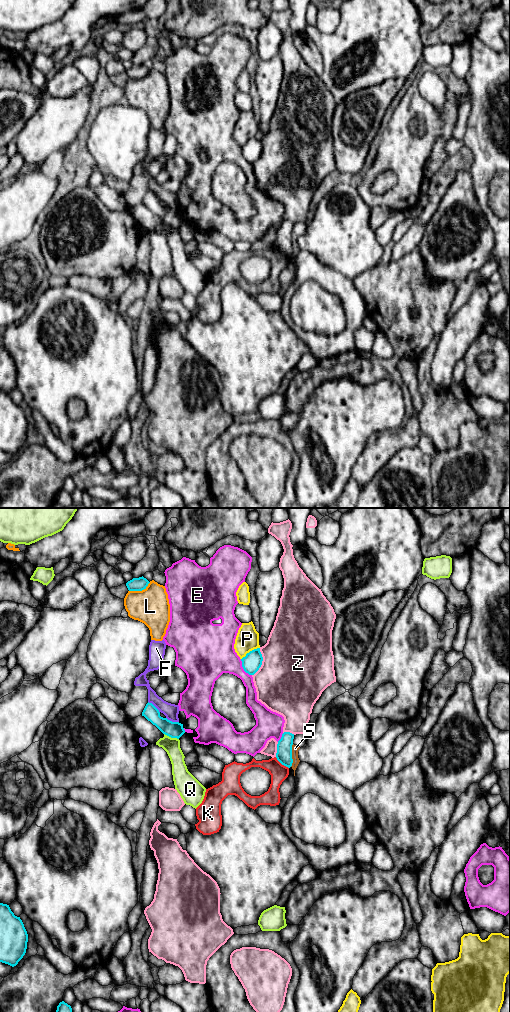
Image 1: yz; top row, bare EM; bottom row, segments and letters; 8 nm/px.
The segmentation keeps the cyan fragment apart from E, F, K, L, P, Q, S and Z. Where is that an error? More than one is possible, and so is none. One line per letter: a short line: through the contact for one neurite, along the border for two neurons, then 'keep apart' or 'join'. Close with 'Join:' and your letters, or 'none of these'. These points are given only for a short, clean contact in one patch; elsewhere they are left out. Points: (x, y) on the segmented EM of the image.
E: keep apart
F: keep apart
K: yz (275, 757), (288, 768) | keep apart
L: keep apart
P: keep apart
Q: keep apart
S: yz (293, 744), (292, 764), (290, 766) | keep apart
Z: keep apart
Join: none of these

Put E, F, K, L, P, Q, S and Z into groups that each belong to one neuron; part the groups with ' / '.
E / F / K / L / P / Q / S / Z

